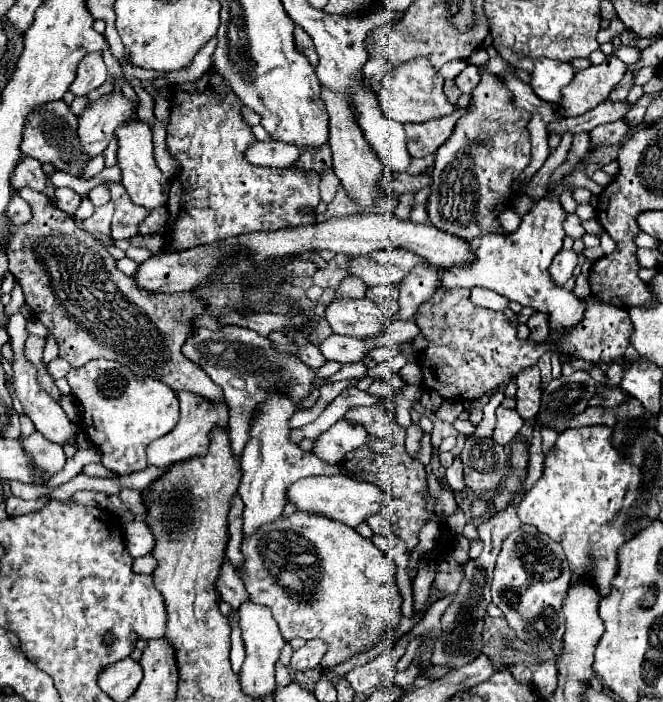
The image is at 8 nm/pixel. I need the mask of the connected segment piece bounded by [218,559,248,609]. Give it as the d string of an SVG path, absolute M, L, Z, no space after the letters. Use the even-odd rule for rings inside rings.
M228 559L224 561L224 567L220 571L218 593L220 593L222 601L228 601L232 605L232 609L238 609L248 599L248 593L244 589L242 579L236 575L236 571L232 569L232 565L230 565Z

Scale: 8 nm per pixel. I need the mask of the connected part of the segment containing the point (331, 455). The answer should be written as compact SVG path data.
M340 419L314 441L312 451L326 463L340 463L346 453L362 445L368 445L374 451L388 451L388 443L372 441L362 425L354 425L348 419Z

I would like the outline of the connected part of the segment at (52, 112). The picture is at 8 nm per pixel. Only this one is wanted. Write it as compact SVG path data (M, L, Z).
M64 99L44 103L32 111L24 123L24 135L20 149L26 157L38 159L40 163L52 163L56 171L70 173L78 179L82 179L84 167L88 163L88 155L82 151L80 139L78 139L78 117L70 111L70 107L64 103Z

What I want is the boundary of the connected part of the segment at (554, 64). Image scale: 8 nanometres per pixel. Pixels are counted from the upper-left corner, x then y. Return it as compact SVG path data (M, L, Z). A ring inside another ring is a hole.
M536 59L534 71L530 73L532 91L548 103L556 103L560 99L560 91L564 83L570 83L574 69L570 63L560 63L554 59Z

